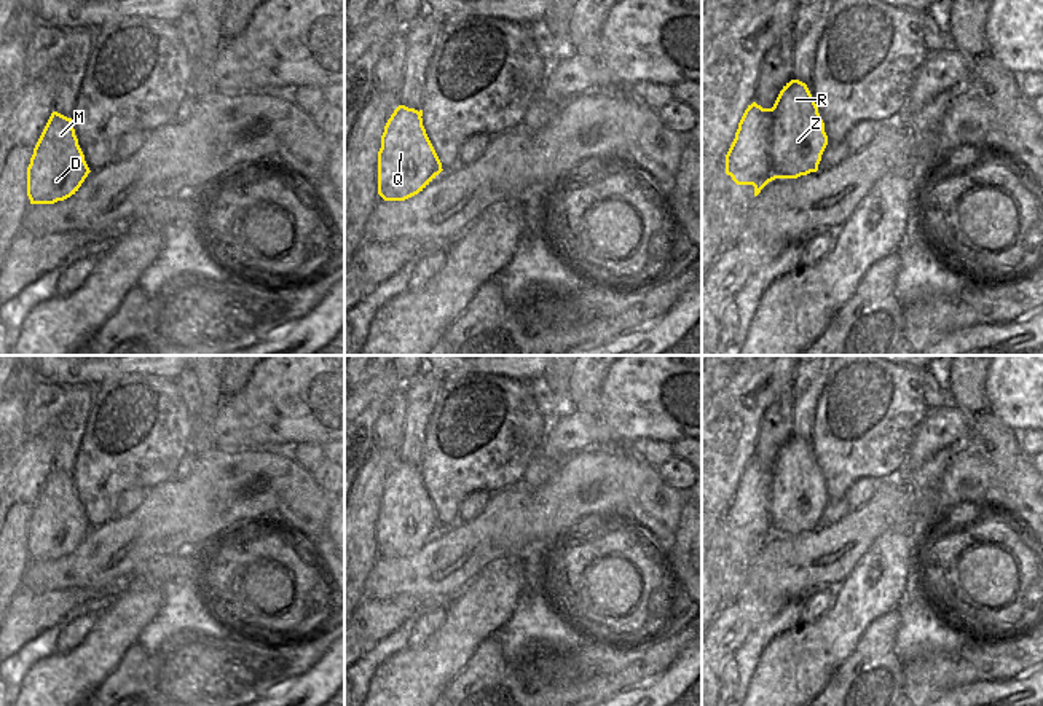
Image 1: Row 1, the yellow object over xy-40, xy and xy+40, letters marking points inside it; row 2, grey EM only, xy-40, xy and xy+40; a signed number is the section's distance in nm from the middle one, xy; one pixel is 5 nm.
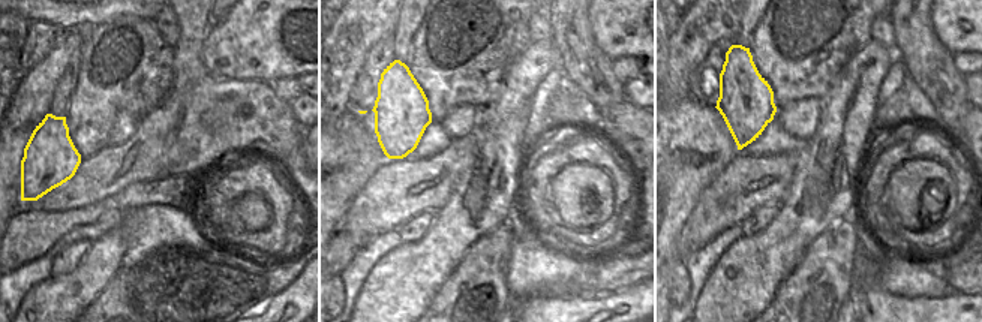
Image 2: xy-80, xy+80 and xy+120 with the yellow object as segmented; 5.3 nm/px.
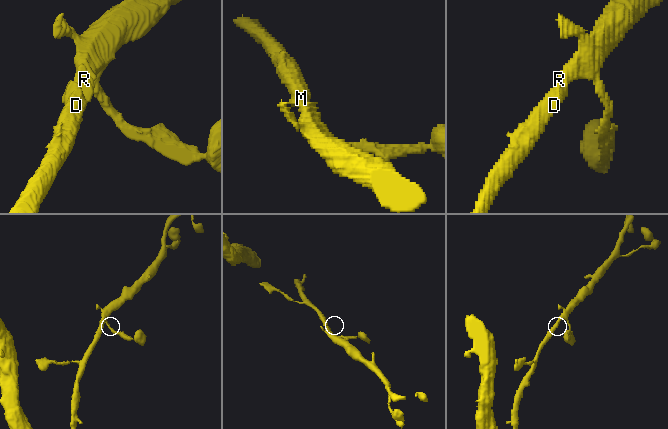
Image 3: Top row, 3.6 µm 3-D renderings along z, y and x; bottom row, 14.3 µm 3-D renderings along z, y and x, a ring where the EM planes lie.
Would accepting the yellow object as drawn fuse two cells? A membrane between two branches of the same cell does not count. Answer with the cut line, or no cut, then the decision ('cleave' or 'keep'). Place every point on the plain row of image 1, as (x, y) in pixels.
no cut; keep

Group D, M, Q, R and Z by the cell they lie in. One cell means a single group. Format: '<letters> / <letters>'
D M Q R Z

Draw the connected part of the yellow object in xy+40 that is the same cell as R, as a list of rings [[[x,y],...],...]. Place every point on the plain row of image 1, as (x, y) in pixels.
[[[791,437],[772,465],[748,462],[726,512],[726,531],[737,542],[753,542],[758,553],[775,535],[817,529],[826,502],[825,480],[807,441]]]

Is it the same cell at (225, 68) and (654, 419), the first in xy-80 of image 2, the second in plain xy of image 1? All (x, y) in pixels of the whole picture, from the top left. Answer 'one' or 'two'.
one

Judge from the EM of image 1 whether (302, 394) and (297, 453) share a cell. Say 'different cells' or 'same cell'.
different cells

